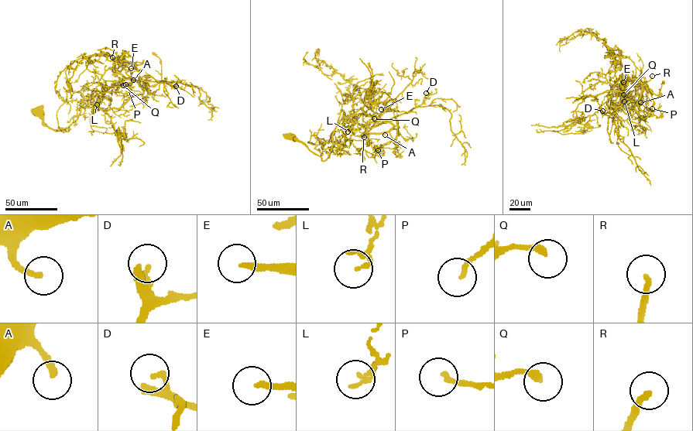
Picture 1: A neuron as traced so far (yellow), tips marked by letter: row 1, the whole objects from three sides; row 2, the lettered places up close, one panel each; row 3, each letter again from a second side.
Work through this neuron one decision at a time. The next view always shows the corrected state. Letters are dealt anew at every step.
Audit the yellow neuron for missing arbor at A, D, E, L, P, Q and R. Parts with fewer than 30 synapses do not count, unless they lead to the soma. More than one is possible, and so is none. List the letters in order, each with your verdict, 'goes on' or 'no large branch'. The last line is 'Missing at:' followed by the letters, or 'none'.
A: goes on
D: no large branch
E: goes on
L: no large branch
P: no large branch
Q: no large branch
R: goes on
Missing at: A, E, R

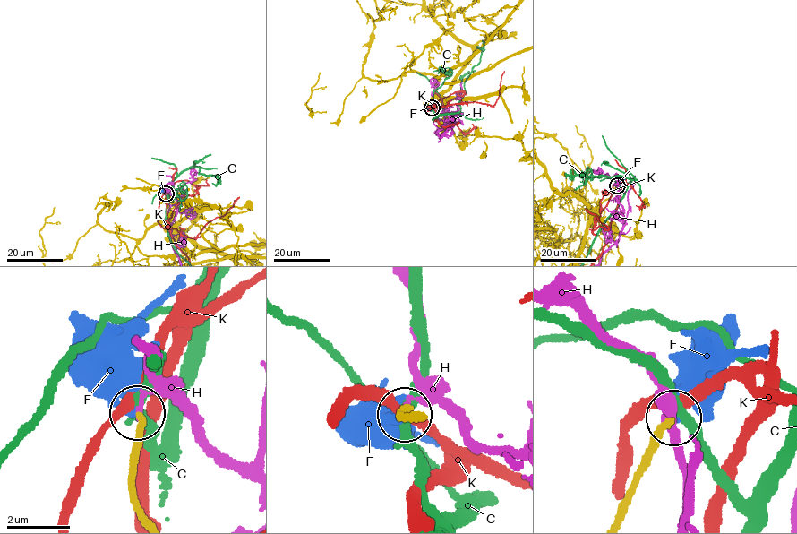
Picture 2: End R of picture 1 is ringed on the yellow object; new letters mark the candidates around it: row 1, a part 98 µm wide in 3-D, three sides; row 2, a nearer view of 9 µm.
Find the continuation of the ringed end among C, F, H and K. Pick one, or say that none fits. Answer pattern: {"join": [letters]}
{"join": ["F"]}

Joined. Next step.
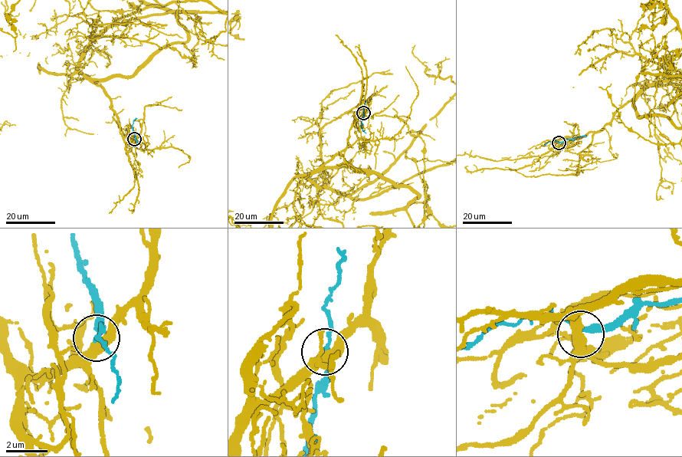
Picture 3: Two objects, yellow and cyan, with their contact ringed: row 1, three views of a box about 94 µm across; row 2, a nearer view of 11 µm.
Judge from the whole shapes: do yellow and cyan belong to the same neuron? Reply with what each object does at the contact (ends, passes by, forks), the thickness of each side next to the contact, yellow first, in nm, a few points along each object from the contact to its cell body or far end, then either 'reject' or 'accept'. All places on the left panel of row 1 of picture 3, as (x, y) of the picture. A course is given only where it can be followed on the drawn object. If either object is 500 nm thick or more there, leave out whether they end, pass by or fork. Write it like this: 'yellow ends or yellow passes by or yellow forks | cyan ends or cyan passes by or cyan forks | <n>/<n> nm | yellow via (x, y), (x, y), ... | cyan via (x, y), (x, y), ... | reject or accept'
yellow passes by | cyan passes by | 480/240 nm | cyan via (134, 138), (132, 126), (136, 118) | accept

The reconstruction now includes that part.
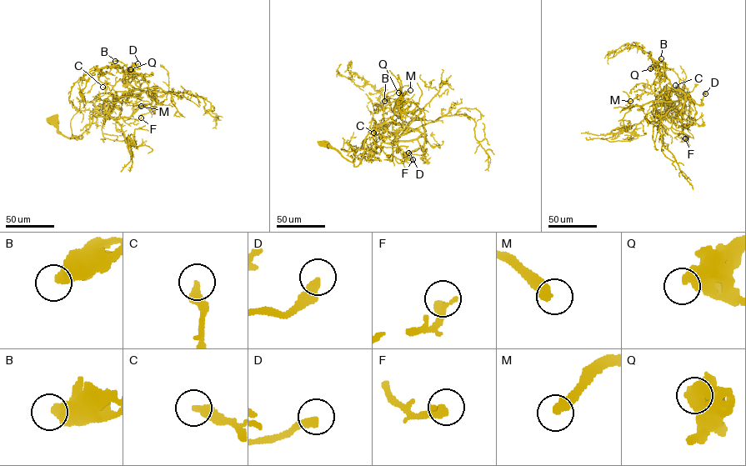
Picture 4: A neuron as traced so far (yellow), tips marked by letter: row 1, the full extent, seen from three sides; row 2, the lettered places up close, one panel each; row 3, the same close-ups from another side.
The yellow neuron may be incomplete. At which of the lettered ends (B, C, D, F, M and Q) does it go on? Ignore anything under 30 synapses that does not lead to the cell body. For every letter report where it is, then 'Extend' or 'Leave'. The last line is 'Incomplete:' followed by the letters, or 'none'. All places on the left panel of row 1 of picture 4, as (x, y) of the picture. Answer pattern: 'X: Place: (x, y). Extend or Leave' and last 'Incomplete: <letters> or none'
B: Place: (115, 61). Leave
C: Place: (102, 87). Leave
D: Place: (137, 63). Leave
F: Place: (141, 117). Leave
M: Place: (141, 106). Extend
Q: Place: (130, 69). Leave
Incomplete: M

